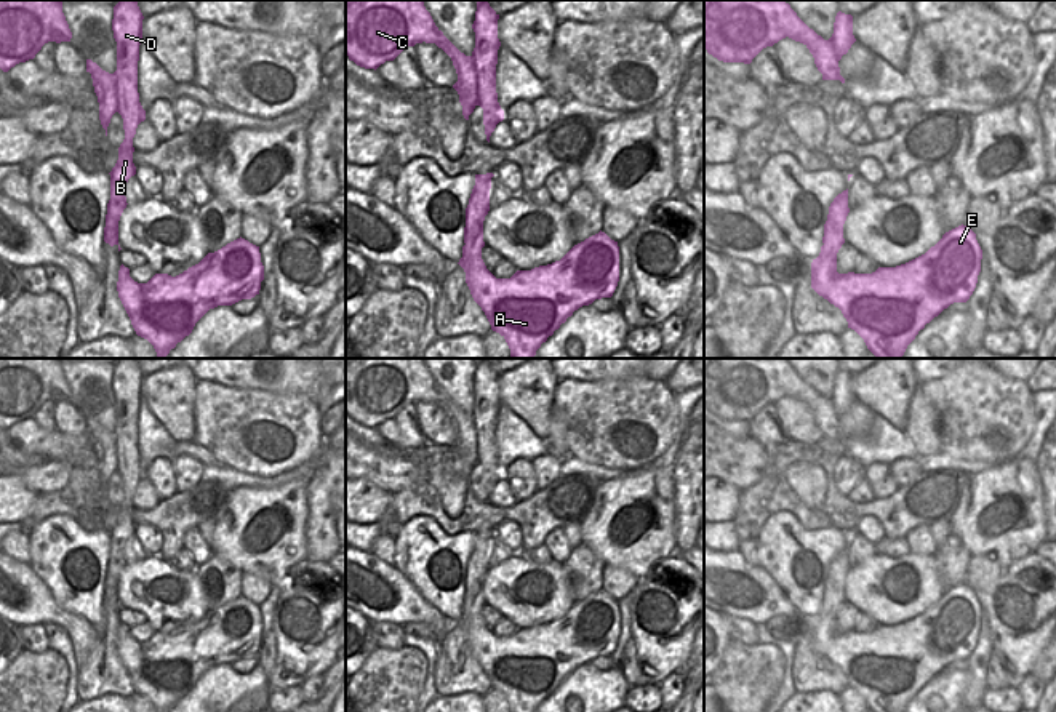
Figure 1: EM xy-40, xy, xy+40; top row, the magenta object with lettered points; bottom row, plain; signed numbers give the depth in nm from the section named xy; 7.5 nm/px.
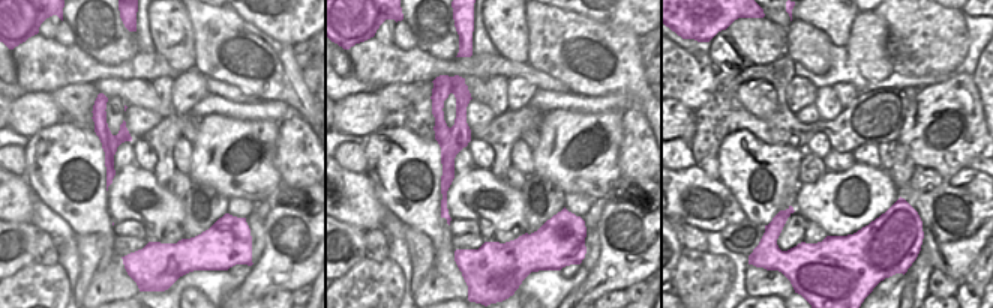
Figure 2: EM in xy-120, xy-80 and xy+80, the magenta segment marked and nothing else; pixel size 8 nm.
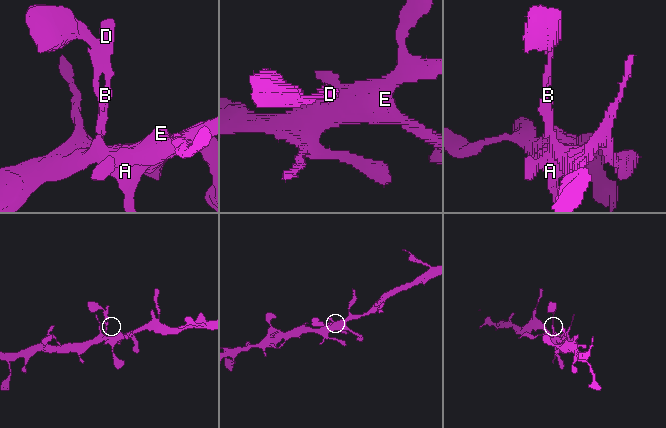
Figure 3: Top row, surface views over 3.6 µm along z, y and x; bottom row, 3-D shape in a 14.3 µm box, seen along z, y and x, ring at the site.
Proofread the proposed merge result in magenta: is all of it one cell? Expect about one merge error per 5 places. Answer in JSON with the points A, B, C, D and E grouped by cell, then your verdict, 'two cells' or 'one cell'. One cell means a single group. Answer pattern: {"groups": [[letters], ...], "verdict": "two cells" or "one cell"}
{"groups": [["A", "B", "C", "D", "E"]], "verdict": "one cell"}

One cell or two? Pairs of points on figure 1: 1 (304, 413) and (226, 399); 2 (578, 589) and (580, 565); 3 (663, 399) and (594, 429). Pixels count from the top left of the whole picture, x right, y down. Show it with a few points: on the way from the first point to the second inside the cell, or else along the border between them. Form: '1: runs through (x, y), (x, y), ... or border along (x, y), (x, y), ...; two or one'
1: runs through (285, 413), (245, 413); one
2: runs through (580, 583), (580, 572); one
3: runs through (645, 410), (623, 424), (612, 424); one

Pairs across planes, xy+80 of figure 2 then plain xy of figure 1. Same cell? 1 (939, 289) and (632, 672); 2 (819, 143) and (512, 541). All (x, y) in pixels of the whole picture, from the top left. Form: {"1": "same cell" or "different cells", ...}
{"1": "same cell", "2": "same cell"}

